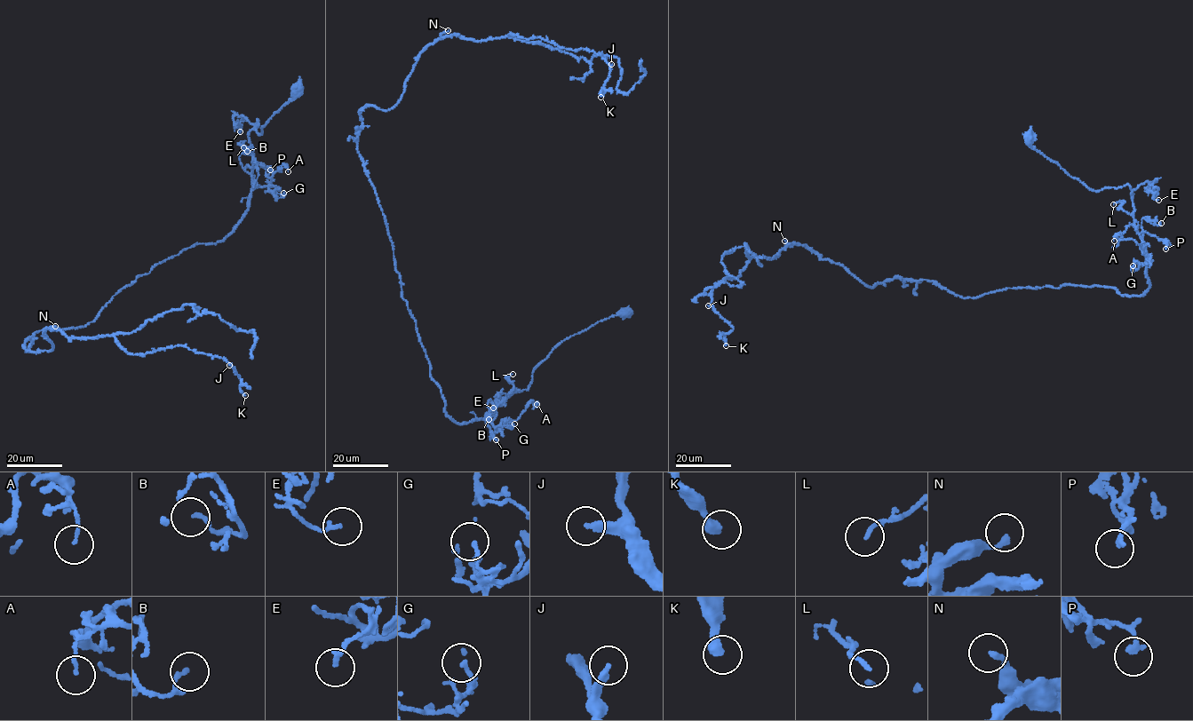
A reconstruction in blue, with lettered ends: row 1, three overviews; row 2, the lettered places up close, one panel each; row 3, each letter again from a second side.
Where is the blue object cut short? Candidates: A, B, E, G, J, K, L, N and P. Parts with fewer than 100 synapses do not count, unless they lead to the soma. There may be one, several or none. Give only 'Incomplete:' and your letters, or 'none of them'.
Incomplete: none of them

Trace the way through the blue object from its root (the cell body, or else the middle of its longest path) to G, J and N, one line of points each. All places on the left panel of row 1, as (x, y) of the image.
G: (298, 88), (260, 134), (258, 120), (249, 135), (253, 183), (266, 186), (279, 197), (283, 193)
J: (298, 88), (250, 131), (234, 230), (24, 345), (50, 352), (54, 328), (229, 365)
N: (298, 88), (250, 131), (253, 190), (234, 230), (26, 348), (50, 352), (55, 326)

